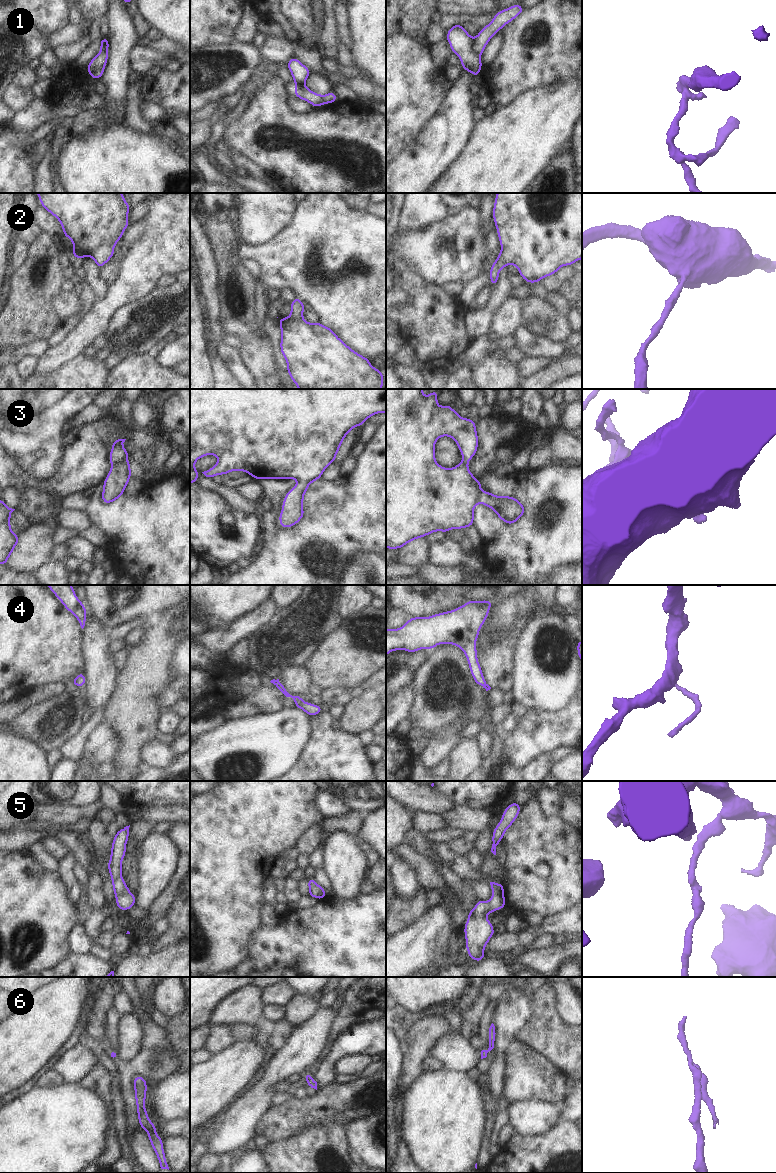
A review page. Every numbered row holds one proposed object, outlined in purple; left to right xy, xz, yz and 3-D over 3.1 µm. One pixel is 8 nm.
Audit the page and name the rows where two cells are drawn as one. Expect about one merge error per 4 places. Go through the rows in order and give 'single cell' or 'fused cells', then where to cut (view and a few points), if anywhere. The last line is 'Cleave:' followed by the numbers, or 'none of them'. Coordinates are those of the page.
1: fused cells | yz (473, 39), (473, 49), (480, 55)
2: single cell | no cut
3: single cell | no cut
4: single cell | no cut
5: single cell | no cut
6: fused cells | xy (110, 1050), (115, 1052)
Cleave: 1, 6

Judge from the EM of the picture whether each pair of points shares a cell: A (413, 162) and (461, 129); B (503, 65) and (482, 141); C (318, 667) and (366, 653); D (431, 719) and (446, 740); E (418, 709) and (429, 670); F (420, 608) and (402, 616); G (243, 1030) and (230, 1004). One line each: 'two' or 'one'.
A: one
B: two
C: one
D: two
E: one
F: two
G: two

